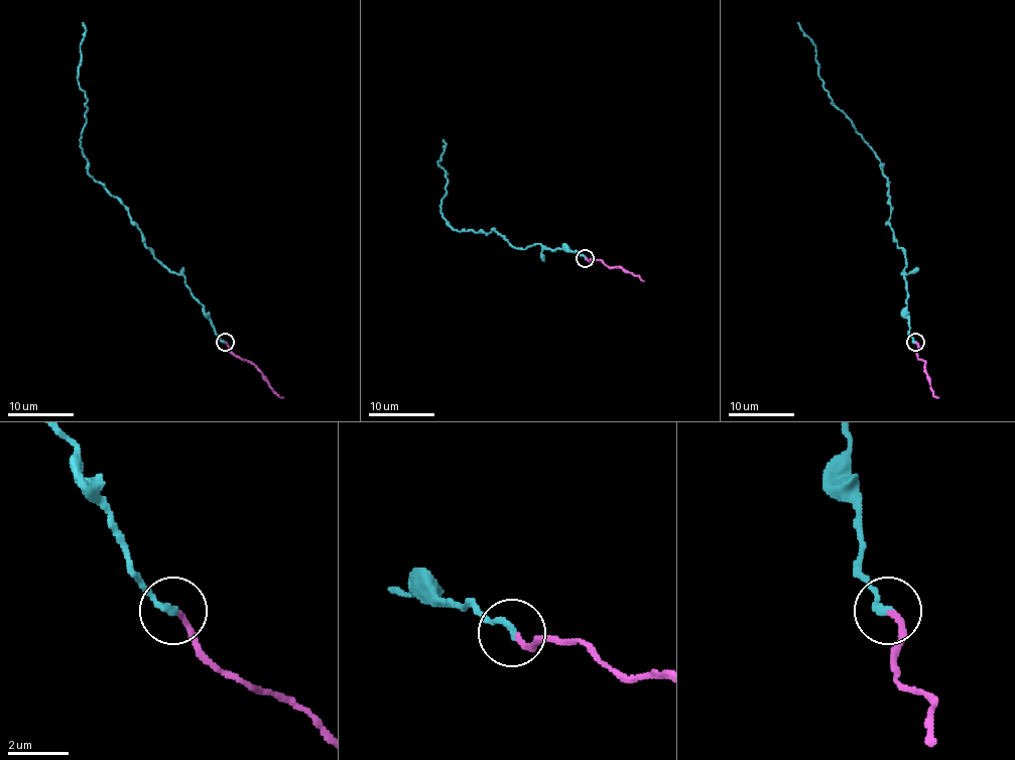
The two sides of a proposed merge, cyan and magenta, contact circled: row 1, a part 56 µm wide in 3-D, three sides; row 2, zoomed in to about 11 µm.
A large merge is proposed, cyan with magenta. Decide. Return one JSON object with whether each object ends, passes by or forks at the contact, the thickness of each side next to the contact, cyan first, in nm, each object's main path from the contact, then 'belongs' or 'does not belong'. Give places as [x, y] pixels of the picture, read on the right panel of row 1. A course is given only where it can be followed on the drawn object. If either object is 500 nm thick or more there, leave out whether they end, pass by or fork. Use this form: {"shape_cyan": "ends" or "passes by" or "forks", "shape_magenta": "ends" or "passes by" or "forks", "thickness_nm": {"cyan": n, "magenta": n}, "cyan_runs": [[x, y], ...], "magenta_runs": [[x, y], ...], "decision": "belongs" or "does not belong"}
{"shape_cyan": "ends", "shape_magenta": "ends", "thickness_nm": {"cyan": 240, "magenta": 190}, "cyan_runs": [[915, 342], [901, 273], [906, 258], [888, 224], [888, 178], [880, 158], [823, 87], [815, 44], [796, 22]], "magenta_runs": [[915, 342], [916, 353], [925, 362], [929, 390], [938, 396]], "decision": "belongs"}

